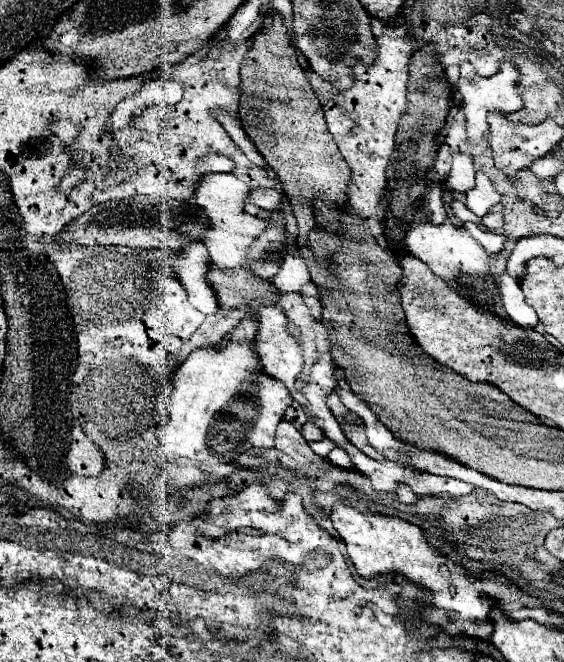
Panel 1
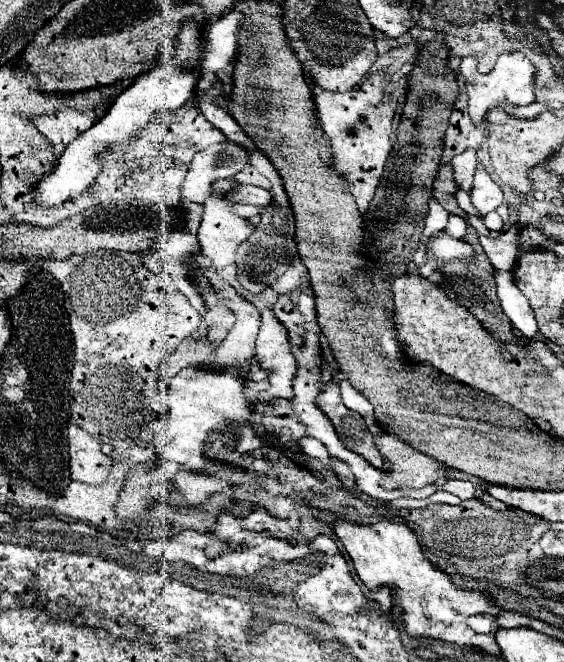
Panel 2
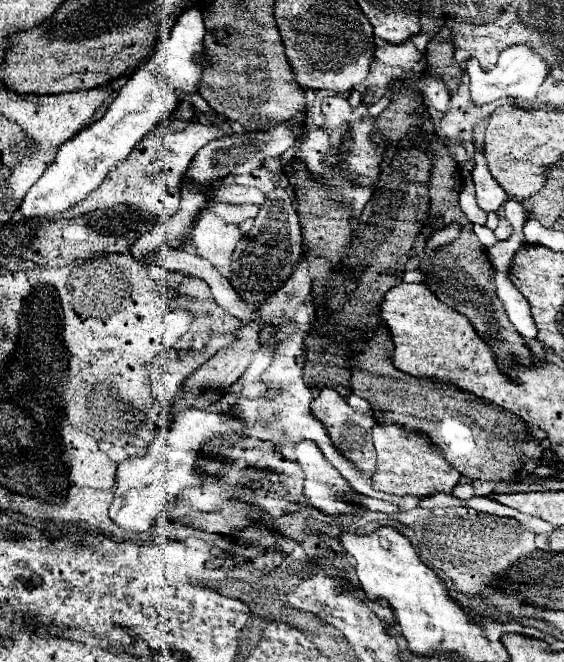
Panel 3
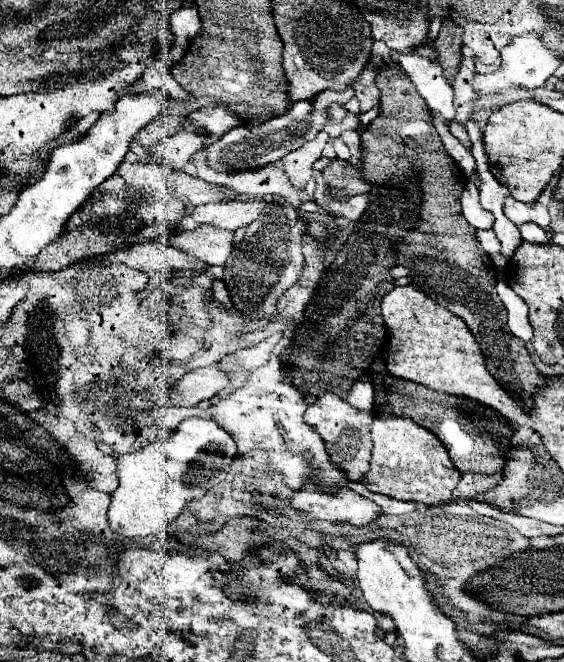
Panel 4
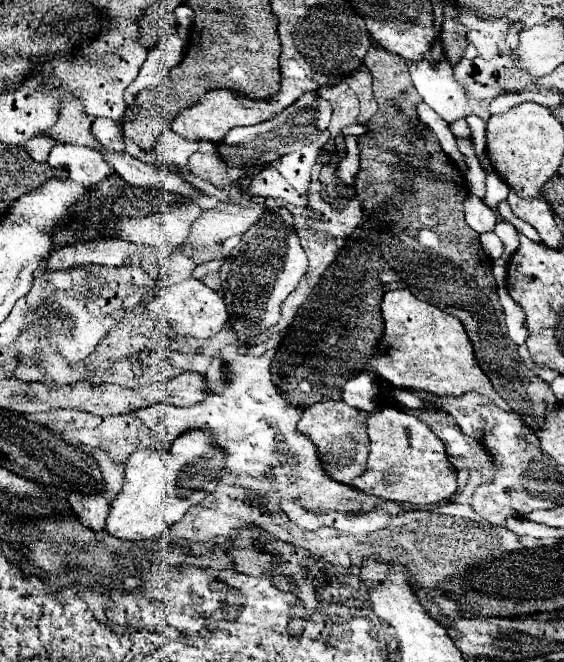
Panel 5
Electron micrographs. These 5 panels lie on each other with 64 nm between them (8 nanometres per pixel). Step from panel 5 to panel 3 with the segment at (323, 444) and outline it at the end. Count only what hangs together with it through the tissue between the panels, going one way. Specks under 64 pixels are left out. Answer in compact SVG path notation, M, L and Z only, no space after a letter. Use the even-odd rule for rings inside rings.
M324 388L316 400L312 400L310 404L310 414L322 422L322 426L326 428L334 448L346 458L350 460L356 468L360 468L362 472L374 472L376 470L376 452L374 452L374 444L372 444L372 428L376 424L372 414L364 414L364 412L356 412L352 410L346 400L332 388Z

